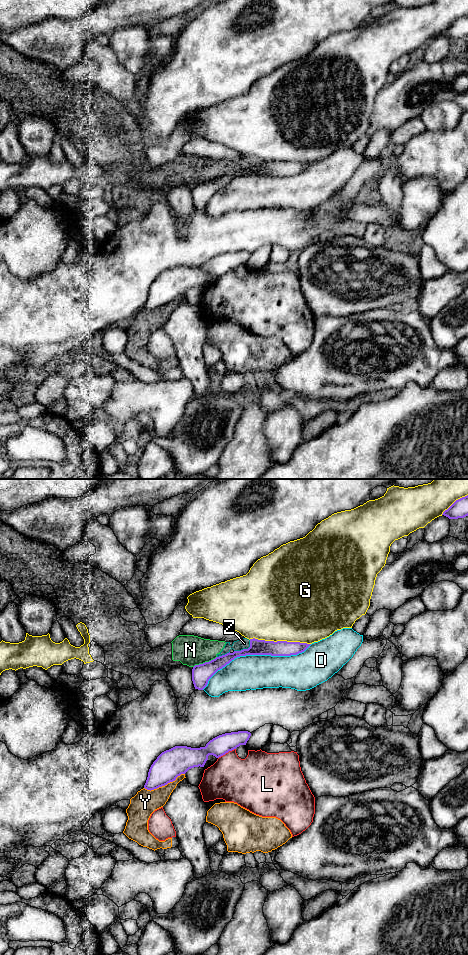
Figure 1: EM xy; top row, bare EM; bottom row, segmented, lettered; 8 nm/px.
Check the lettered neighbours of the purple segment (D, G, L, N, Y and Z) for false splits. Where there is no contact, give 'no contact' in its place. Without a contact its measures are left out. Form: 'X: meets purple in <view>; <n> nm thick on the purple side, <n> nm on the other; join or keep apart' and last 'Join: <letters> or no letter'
D: meets purple in xy; 130 nm thick on the purple side, 280 nm on the other; keep apart
G: meets purple in xy; 130 nm thick on the purple side, 500 nm on the other; keep apart
L: meets purple in xy; 160 nm thick on the purple side, 360 nm on the other; keep apart
N: meets purple in xy; 150 nm thick on the purple side, 240 nm on the other; keep apart
Y: meets purple in xy; 240 nm thick on the purple side, 200 nm on the other; keep apart
Z: meets purple in xy; 130 nm thick on the purple side, 90 nm on the other; keep apart
Join: no letter

